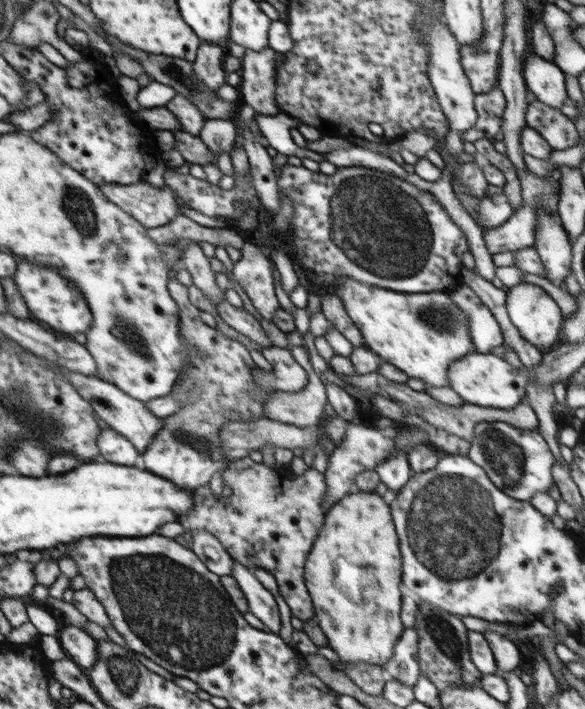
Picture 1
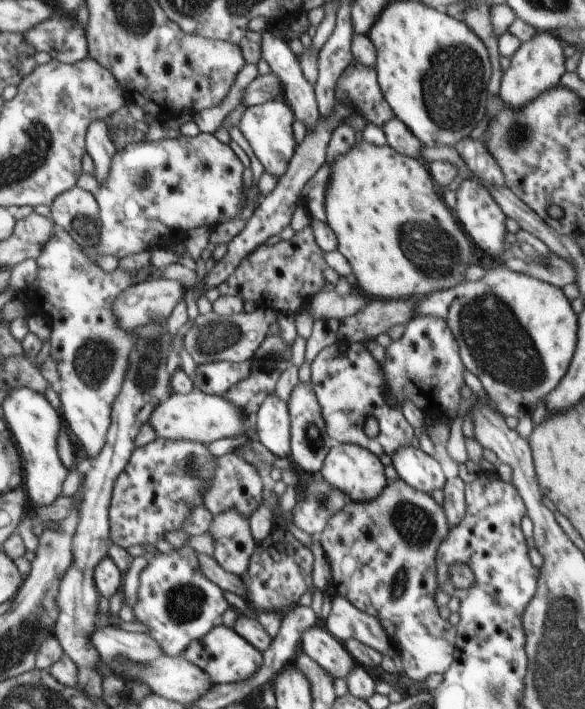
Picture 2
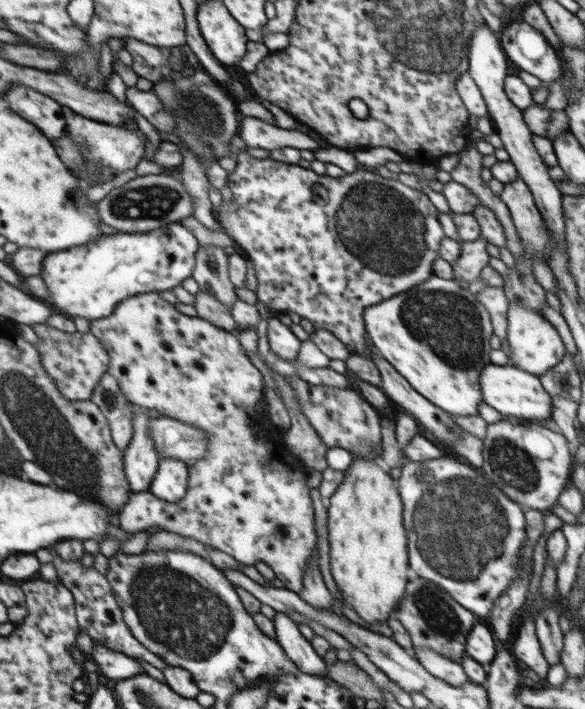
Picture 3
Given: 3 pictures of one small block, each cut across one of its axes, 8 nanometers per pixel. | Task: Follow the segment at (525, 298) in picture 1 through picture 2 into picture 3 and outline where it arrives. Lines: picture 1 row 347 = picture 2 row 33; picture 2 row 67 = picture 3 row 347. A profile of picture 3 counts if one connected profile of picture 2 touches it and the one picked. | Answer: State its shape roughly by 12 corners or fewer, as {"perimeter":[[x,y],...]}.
{"perimeter":[[509,302],[514,365],[538,378],[567,352],[556,328]]}

